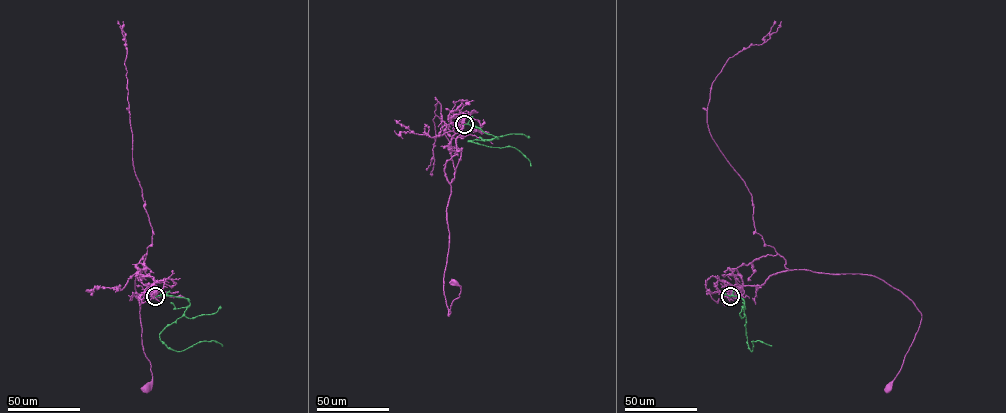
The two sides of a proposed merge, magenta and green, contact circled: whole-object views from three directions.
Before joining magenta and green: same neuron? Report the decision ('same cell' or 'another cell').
another cell

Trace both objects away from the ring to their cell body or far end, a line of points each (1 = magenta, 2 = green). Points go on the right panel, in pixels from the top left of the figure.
1: (730, 297), (790, 270), (882, 279), (921, 316), (887, 387)
2: (730, 297), (739, 297), (744, 303), (747, 342), (751, 351), (753, 341), (771, 345)

